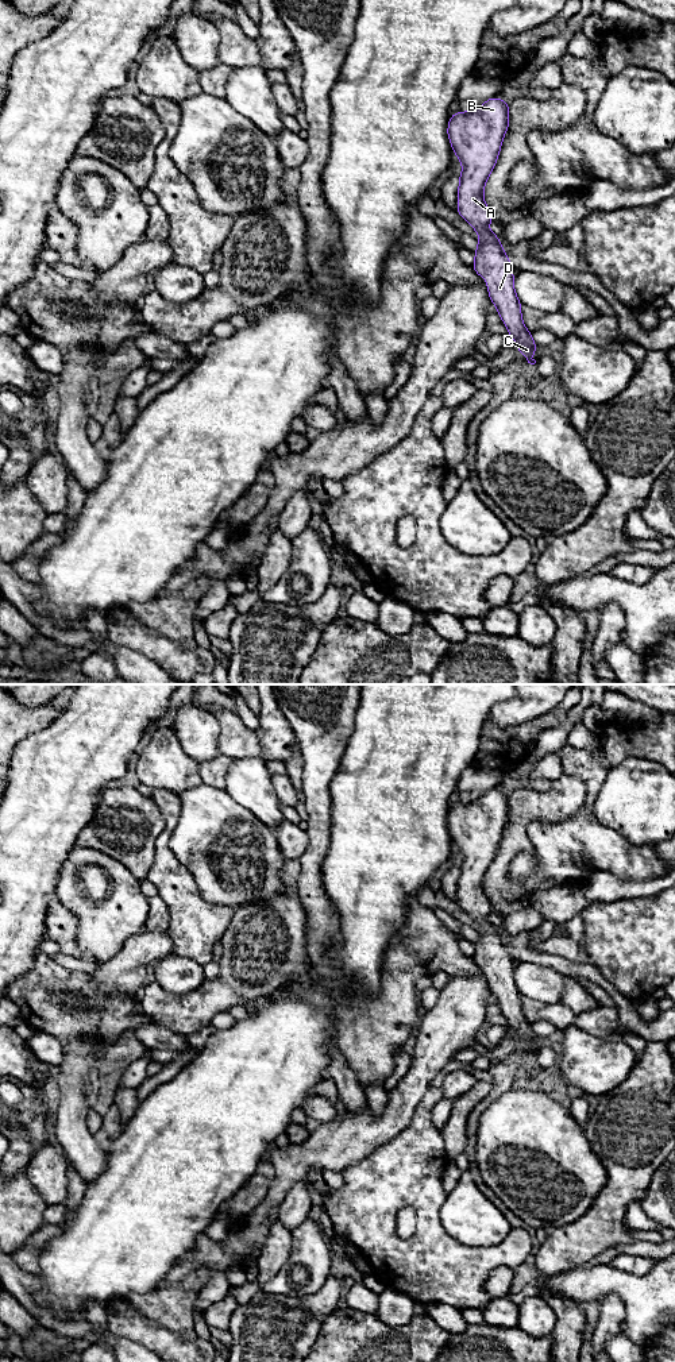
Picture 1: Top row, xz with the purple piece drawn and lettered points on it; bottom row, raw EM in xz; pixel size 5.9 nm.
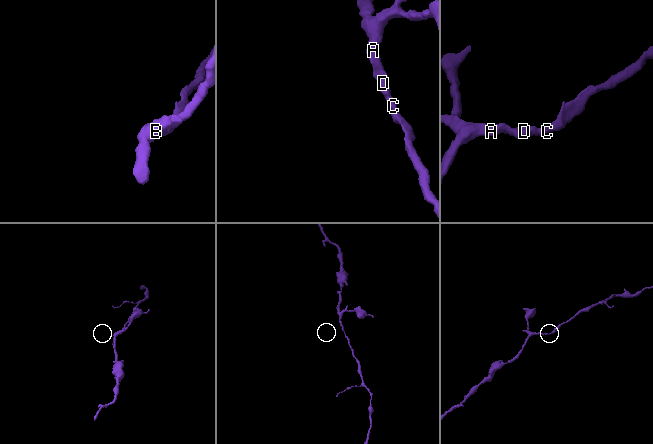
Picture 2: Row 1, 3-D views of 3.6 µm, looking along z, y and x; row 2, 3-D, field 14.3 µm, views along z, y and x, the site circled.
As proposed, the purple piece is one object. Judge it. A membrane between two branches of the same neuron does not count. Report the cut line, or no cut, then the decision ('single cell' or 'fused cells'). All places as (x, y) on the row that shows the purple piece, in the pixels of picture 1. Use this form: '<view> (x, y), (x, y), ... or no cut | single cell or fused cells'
no cut | single cell

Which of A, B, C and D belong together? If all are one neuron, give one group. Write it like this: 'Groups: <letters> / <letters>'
Groups: A B C D

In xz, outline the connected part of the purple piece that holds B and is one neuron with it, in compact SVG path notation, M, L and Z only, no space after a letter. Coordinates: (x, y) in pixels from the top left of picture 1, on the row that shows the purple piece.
M495 96L485 100L483 105L475 111L458 111L455 115L451 115L447 134L452 151L458 155L463 166L463 171L459 177L456 211L481 236L474 254L475 261L472 269L487 281L487 292L491 304L497 306L501 320L506 324L508 335L514 339L518 351L526 358L528 363L535 364L536 360L531 356L537 351L537 346L532 339L532 332L529 332L522 323L521 302L513 288L513 267L502 250L502 243L498 236L487 229L487 225L493 221L493 216L483 200L485 184L495 166L508 128L509 103Z

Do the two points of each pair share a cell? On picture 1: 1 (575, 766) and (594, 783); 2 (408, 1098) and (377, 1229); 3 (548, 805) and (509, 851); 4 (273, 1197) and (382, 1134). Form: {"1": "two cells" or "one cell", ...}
{"1": "one cell", "2": "two cells", "3": "one cell", "4": "one cell"}

